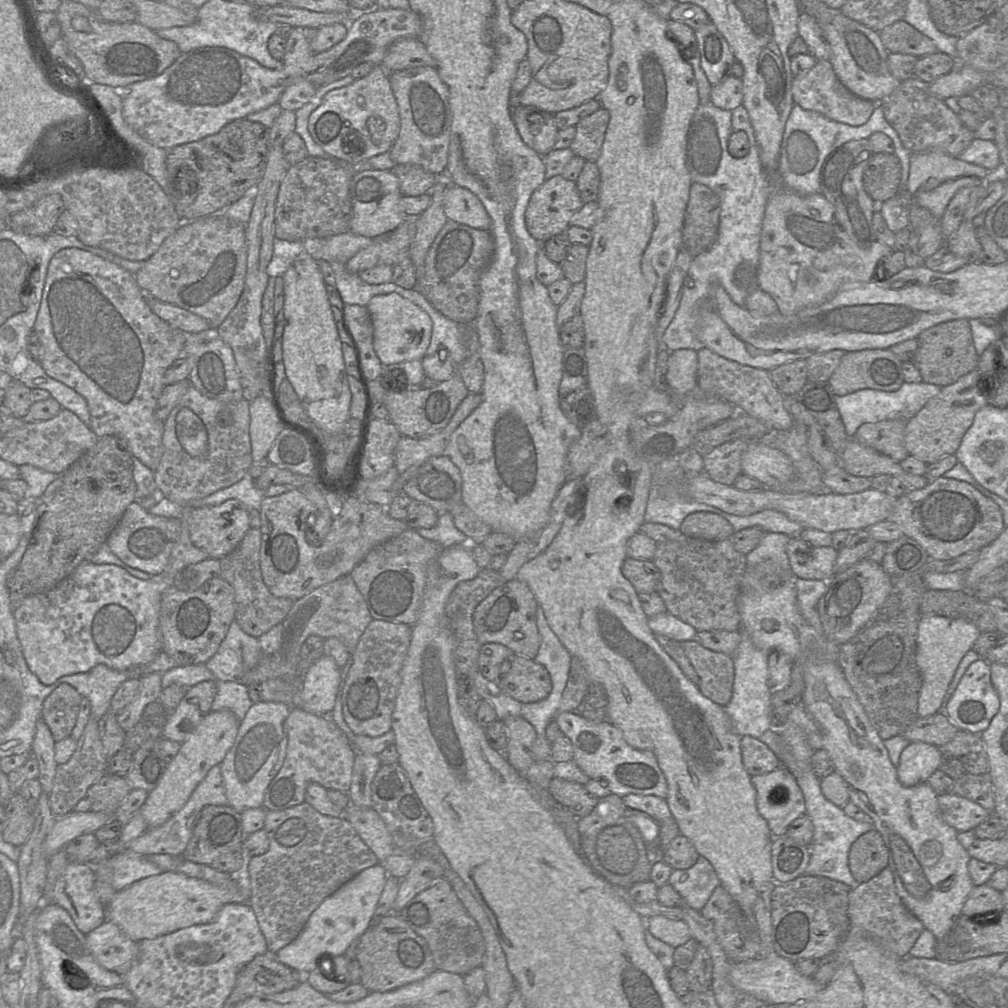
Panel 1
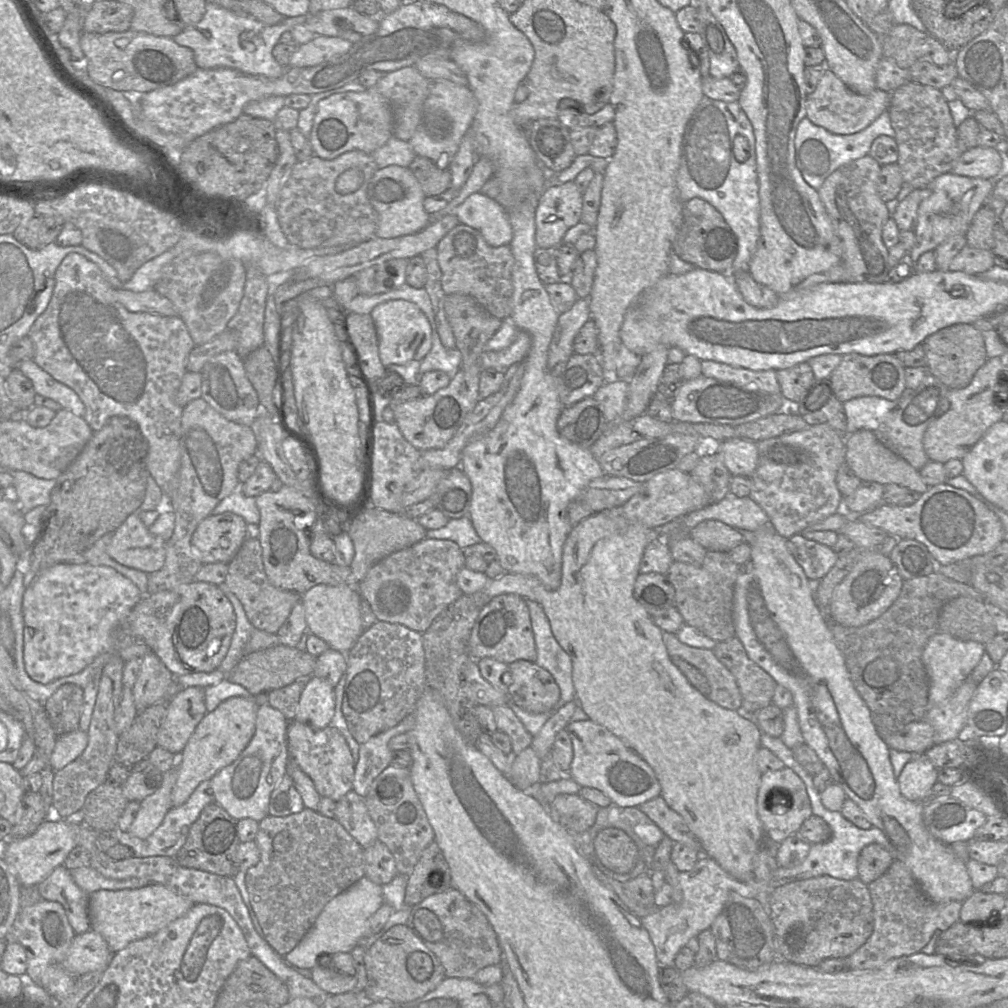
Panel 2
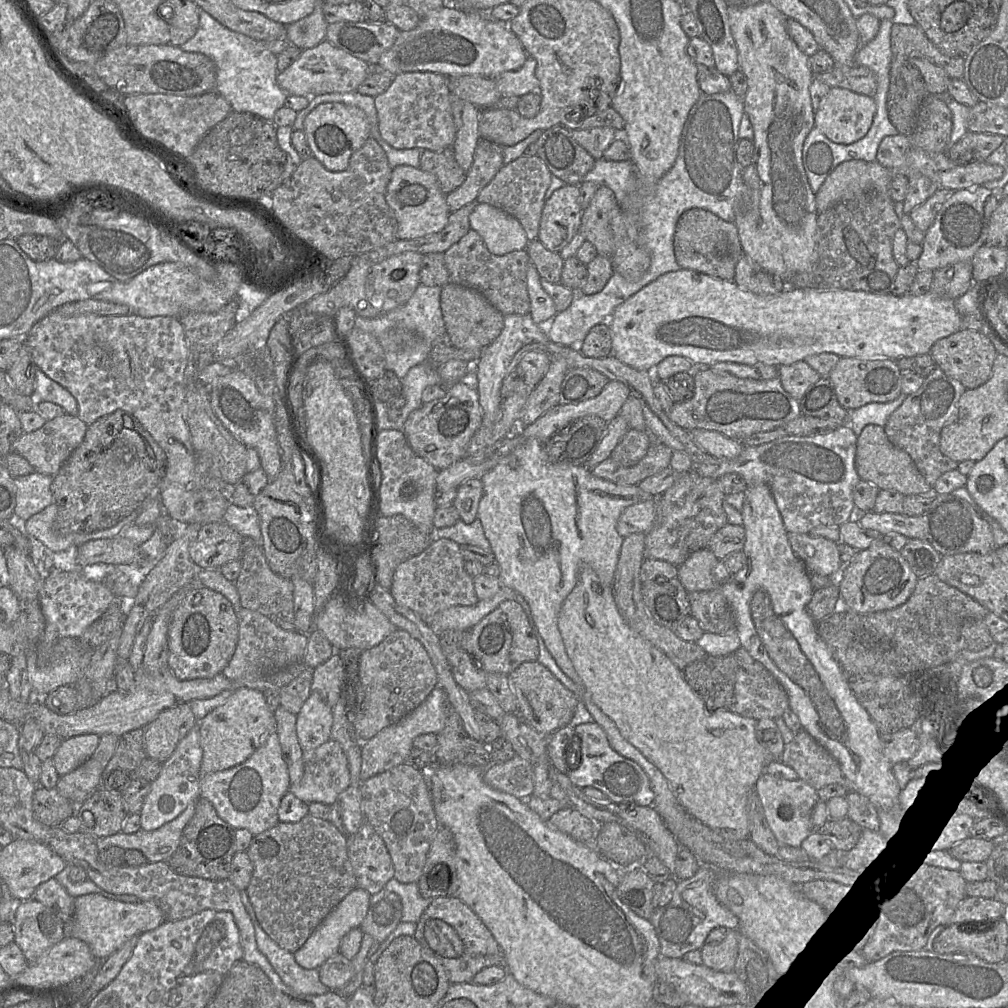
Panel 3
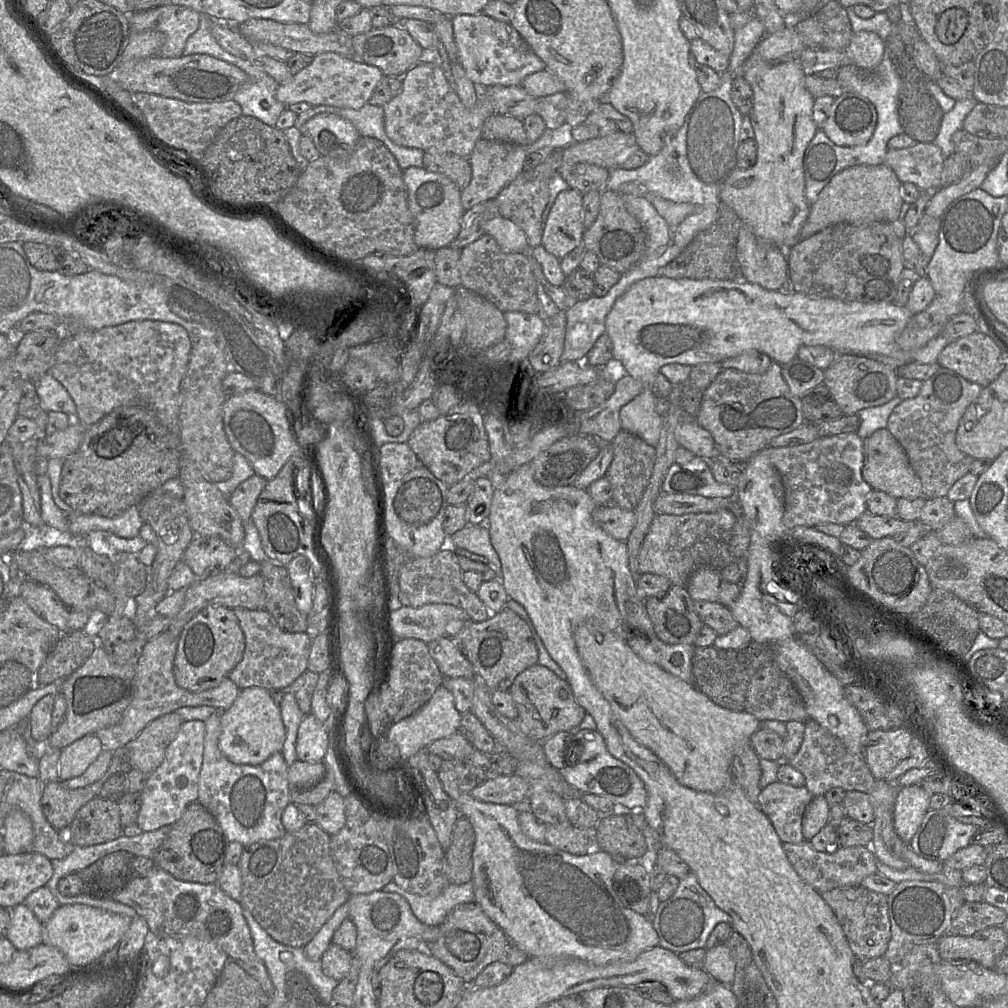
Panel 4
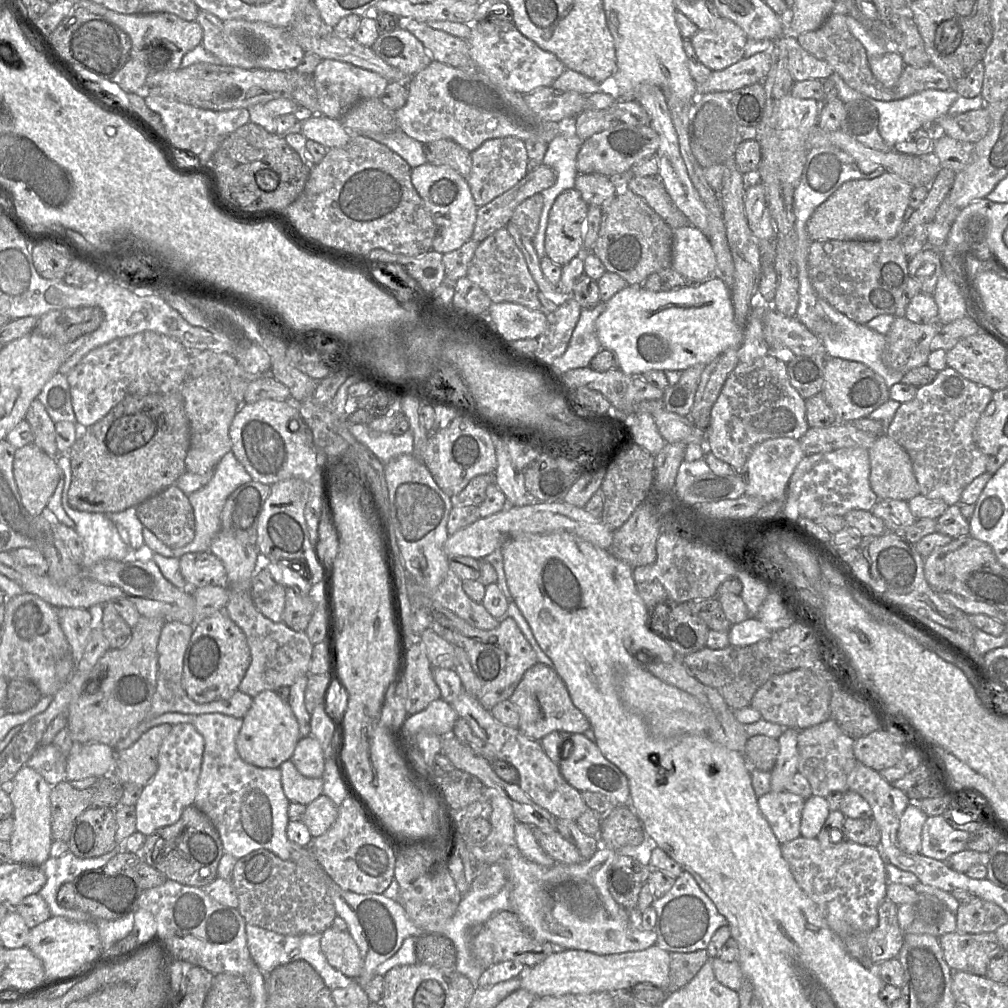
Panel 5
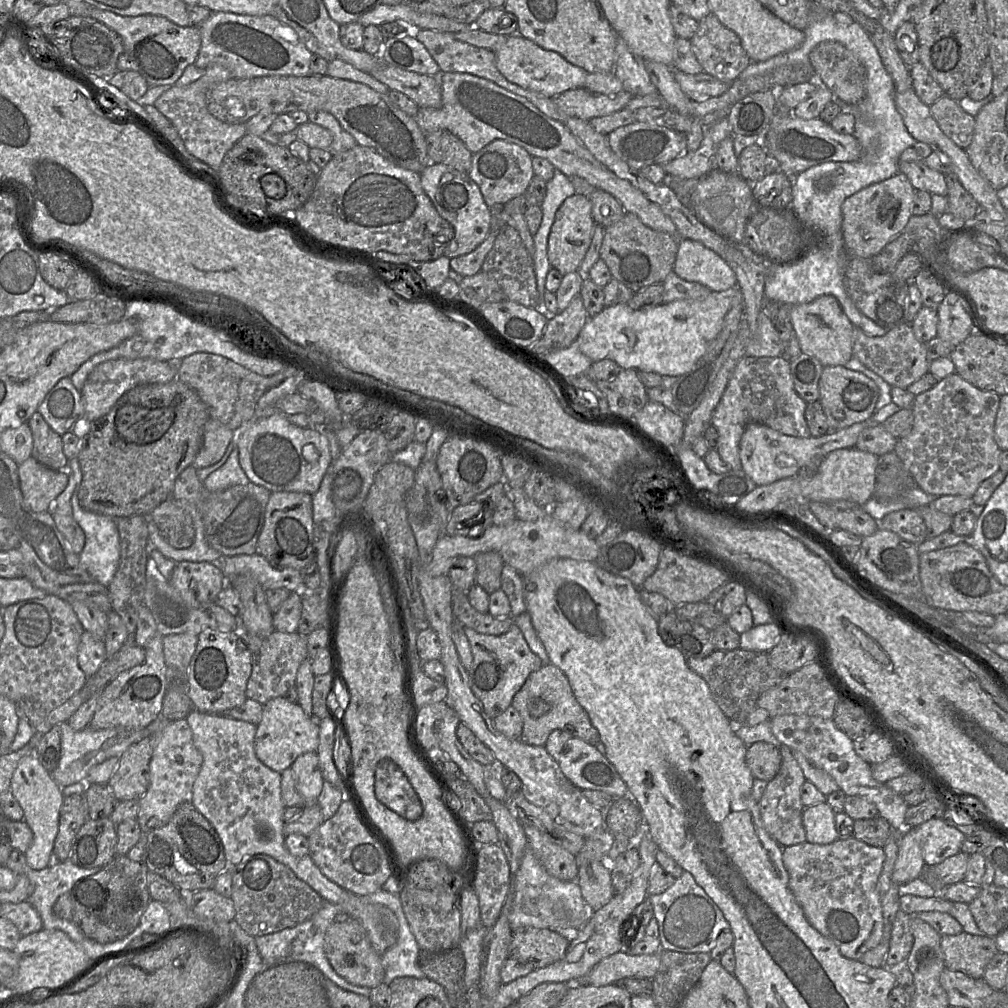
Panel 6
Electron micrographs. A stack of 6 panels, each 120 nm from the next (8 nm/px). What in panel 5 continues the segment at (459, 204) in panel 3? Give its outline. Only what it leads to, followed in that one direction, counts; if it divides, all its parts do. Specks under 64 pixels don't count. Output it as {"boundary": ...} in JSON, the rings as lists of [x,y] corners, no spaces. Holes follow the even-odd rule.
{"boundary":[[[517,137],[489,139],[471,152],[471,159],[471,172],[466,180],[478,208],[511,189],[528,173],[528,154],[525,143]]]}

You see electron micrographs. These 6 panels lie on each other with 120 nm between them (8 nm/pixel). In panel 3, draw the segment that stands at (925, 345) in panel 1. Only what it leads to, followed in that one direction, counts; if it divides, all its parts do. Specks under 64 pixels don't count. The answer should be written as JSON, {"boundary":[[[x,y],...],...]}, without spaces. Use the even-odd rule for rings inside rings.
{"boundary":[[[970,329],[959,331],[937,340],[929,351],[930,356],[947,376],[958,380],[966,390],[975,389],[991,376],[997,351],[991,340],[983,332]]]}

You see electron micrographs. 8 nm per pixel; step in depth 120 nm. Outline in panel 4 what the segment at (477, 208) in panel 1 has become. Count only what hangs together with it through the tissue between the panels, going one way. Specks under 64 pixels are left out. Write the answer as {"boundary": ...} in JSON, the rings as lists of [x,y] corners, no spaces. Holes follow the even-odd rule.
{"boundary":[[[501,215],[487,221],[484,232],[497,241],[504,253],[525,252],[529,247],[524,231]]]}

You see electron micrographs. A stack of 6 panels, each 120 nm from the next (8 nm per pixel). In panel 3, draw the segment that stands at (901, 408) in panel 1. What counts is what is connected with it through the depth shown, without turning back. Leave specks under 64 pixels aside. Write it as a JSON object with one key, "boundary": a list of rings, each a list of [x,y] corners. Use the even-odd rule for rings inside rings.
{"boundary":[[[902,393],[893,401],[887,403],[872,402],[857,409],[849,411],[849,426],[858,436],[862,429],[868,424],[876,424],[884,427],[888,417],[903,402],[907,395]]]}

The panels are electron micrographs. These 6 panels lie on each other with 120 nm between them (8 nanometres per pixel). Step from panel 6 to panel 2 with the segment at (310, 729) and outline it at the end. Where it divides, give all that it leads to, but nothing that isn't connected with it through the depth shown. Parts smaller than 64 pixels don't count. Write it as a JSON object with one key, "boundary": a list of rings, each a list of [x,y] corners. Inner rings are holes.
{"boundary":[[[233,697],[220,703],[212,712],[207,713],[197,725],[186,746],[178,755],[178,777],[172,790],[172,807],[184,804],[196,787],[205,780],[211,780],[222,768],[234,762],[246,748],[255,732],[258,705],[242,697]]]}

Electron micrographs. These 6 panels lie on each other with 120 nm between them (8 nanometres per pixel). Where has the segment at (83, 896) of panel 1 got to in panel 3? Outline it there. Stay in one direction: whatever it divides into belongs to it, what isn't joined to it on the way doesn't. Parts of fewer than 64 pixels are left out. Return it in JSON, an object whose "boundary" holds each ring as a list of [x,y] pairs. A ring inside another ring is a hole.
{"boundary":[[[55,877],[40,884],[33,898],[52,909],[64,923],[70,922],[74,913],[75,898],[68,894]]]}

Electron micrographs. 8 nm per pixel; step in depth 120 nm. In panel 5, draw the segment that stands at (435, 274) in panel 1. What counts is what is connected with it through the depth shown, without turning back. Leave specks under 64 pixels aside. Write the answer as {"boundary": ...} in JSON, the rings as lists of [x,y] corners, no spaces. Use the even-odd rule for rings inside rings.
{"boundary":[[[506,228],[497,230],[480,242],[468,266],[466,277],[476,283],[493,303],[515,303],[530,310],[542,310],[538,286],[527,266],[524,255]]]}

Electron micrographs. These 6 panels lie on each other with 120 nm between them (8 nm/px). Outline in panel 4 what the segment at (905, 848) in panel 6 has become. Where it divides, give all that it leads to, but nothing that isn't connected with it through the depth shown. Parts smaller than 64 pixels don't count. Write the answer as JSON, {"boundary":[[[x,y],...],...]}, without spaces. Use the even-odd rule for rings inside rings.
{"boundary":[[[919,783],[899,787],[894,807],[894,827],[898,836],[910,842],[930,808],[930,797]]]}

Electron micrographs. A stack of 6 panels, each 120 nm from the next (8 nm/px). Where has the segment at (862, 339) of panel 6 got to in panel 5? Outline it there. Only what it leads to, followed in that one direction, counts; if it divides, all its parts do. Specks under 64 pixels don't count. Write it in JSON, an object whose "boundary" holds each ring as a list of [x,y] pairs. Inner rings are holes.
{"boundary":[[[937,315],[937,320],[926,324],[914,323],[909,319],[907,319],[905,316],[895,317],[895,319],[893,320],[889,328],[889,331],[885,335],[886,343],[881,355],[881,359],[885,367],[890,372],[900,373],[904,375],[905,373],[907,373],[913,368],[925,365],[927,363],[928,356],[931,352],[930,350],[931,340],[933,339],[933,337],[941,327],[942,327],[942,324],[938,322],[938,315]]]}

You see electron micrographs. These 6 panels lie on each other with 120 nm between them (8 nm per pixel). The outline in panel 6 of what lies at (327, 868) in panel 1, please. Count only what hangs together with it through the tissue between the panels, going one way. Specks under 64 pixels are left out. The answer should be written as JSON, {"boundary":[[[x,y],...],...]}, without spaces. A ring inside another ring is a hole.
{"boundary":[[[266,854],[246,856],[237,865],[229,865],[232,873],[232,895],[237,924],[249,935],[256,937],[291,928],[307,920],[322,906],[324,899],[301,880],[288,866]]]}

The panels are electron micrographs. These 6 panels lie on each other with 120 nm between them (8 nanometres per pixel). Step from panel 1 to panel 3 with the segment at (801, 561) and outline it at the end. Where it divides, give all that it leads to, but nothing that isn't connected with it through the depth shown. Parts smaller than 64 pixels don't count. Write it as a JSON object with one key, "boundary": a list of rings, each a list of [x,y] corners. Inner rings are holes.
{"boundary":[[[788,533],[788,541],[810,575],[835,577],[841,572],[843,563],[836,542],[810,533]]]}

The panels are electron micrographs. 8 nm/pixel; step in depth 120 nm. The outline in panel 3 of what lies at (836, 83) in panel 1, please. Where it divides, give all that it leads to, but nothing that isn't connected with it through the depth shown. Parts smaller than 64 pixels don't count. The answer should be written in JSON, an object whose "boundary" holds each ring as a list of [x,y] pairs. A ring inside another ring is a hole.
{"boundary":[[[833,87],[830,88],[819,108],[814,112],[815,127],[835,143],[851,144],[867,134],[875,112],[876,102],[873,97],[845,88]]]}

